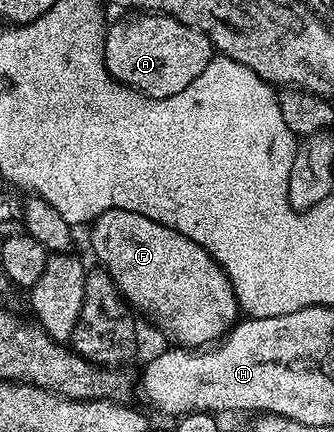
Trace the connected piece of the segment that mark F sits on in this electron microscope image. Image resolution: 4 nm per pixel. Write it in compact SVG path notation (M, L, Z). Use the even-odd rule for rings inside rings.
M110 209L102 213L90 224L92 230L92 251L101 268L116 282L121 296L137 312L141 311L146 318L169 339L169 344L189 349L204 349L224 338L238 322L238 304L232 282L228 274L222 270L190 237L182 237L182 233L174 233L174 229L166 229L166 225L158 225L158 221L150 221L150 217L142 217L138 213L130 213L126 209Z

